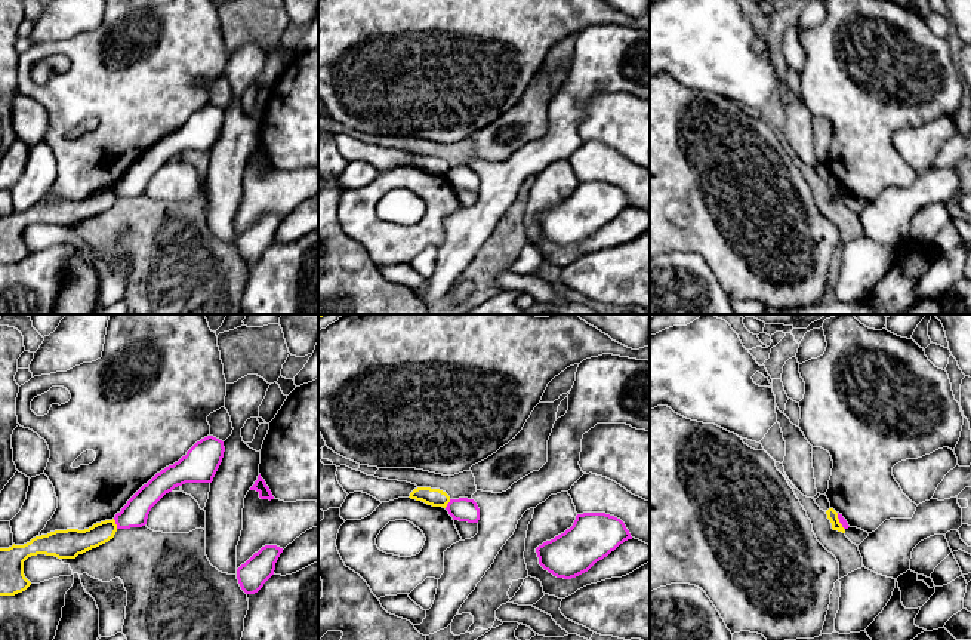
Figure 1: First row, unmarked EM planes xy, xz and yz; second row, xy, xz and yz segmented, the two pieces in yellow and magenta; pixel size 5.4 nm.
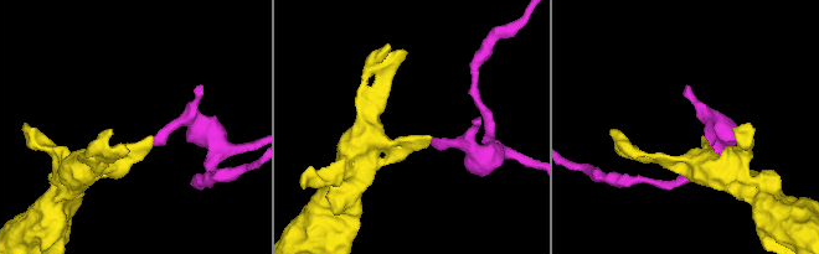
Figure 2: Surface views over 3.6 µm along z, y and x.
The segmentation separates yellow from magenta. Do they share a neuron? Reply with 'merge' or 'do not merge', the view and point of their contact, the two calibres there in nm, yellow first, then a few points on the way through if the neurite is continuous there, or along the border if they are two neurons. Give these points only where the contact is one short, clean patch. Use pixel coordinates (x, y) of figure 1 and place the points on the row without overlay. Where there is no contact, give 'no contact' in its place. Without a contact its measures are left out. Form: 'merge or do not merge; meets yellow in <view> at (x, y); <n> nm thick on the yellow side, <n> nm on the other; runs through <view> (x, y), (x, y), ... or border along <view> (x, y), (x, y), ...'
do not merge; meets yellow in xy at (114, 191); 140 nm thick on the yellow side, 140 nm on the other; border along xy (113, 187), (117, 196)

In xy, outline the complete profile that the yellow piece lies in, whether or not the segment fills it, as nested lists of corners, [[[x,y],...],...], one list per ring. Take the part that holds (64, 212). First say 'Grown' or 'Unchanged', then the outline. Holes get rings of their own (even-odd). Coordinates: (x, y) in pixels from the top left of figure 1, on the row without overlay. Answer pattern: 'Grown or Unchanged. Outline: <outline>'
Unchanged. Outline: [[[105,188],[89,197],[55,199],[36,204],[24,213],[0,216],[0,264],[15,264],[25,259],[31,250],[24,243],[24,230],[37,222],[58,227],[75,227],[114,206],[115,188]]]

